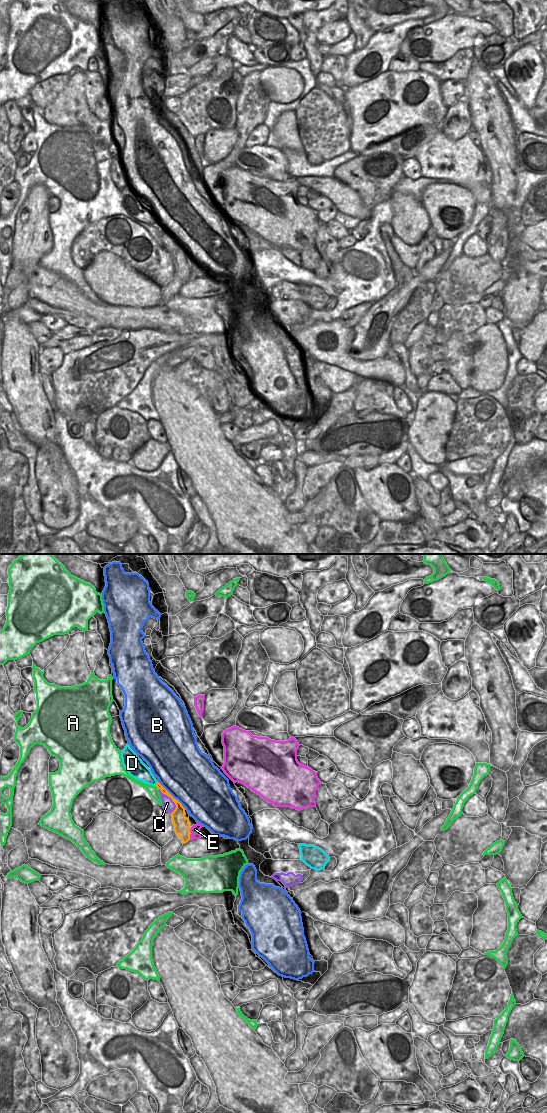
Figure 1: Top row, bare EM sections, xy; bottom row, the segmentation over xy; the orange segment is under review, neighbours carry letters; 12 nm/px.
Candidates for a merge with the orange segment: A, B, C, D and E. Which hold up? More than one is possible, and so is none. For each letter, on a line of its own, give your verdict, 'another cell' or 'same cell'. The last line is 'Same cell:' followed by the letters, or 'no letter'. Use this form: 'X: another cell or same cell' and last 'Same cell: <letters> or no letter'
A: another cell
B: another cell
C: same cell
D: another cell
E: another cell
Same cell: C

